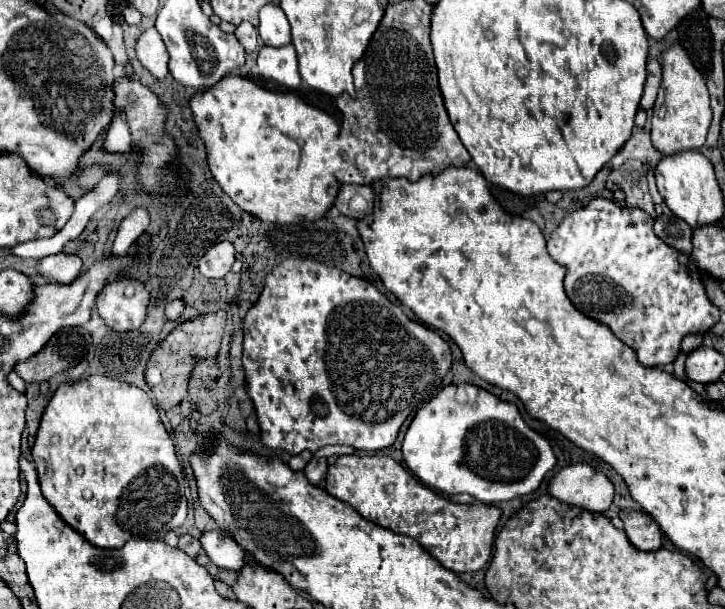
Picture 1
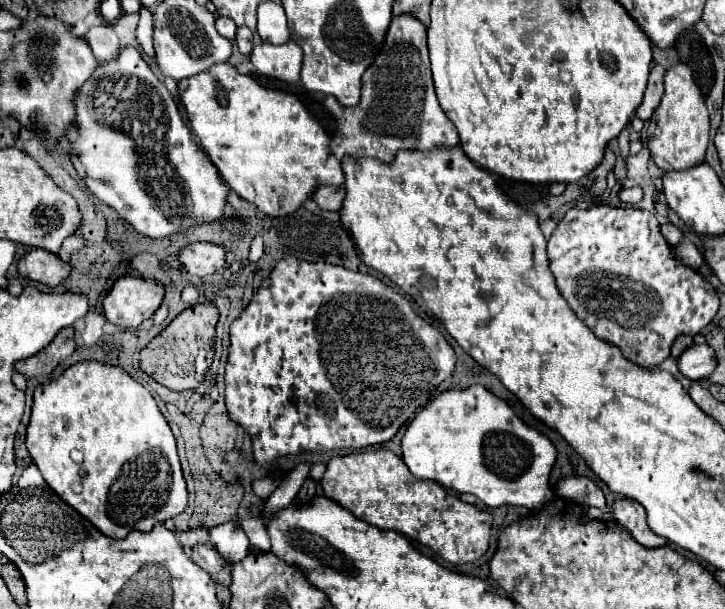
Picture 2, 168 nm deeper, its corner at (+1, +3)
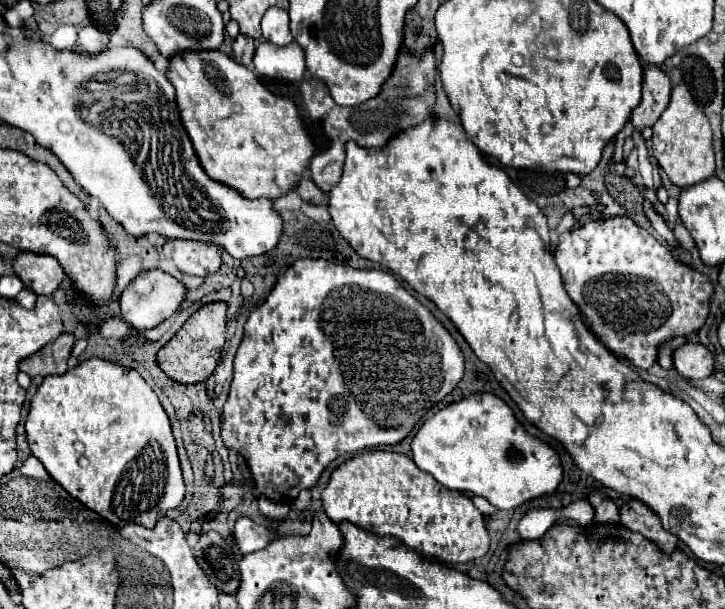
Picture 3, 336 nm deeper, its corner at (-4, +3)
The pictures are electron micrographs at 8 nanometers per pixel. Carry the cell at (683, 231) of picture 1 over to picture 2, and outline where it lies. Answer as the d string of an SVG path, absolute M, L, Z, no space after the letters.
M667 222L667 224L663 224L661 226L661 234L663 234L663 238L673 246L673 244L677 244L681 238L683 238L683 232L681 232L681 228L677 228L675 224L671 224L671 222Z

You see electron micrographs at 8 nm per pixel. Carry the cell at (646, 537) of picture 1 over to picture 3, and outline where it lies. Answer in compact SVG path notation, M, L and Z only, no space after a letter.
M632 498L620 506L620 522L632 532L640 532L644 538L656 544L662 552L672 552L678 546L678 538L666 532L660 524L660 518L640 500Z

